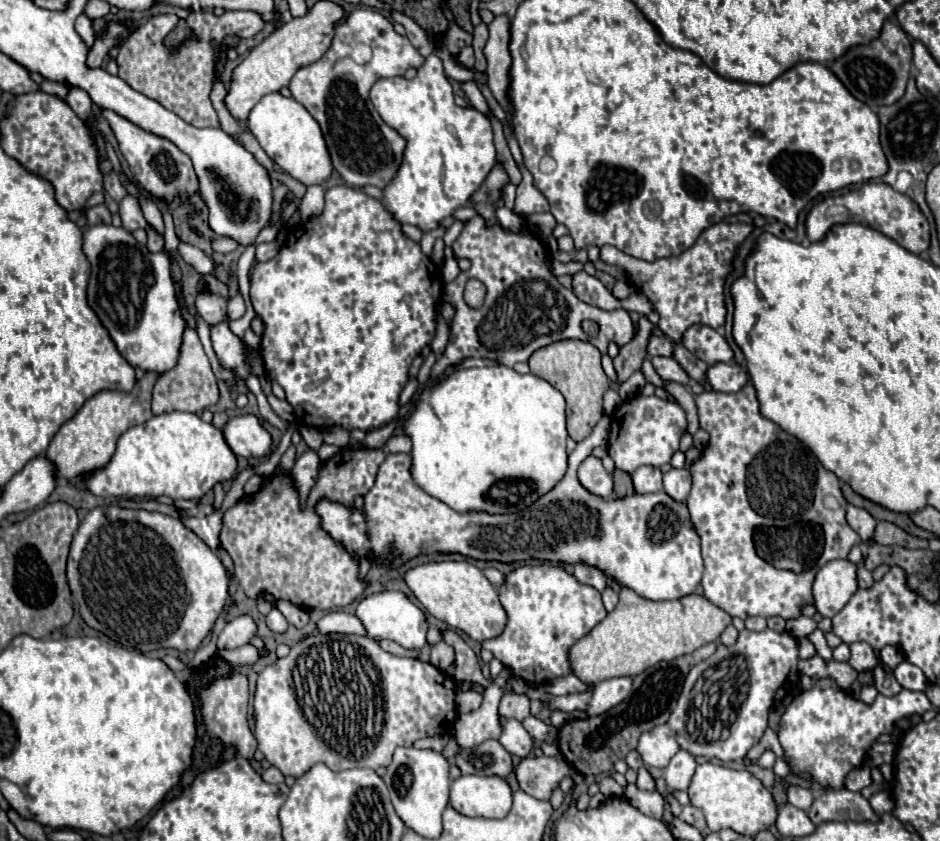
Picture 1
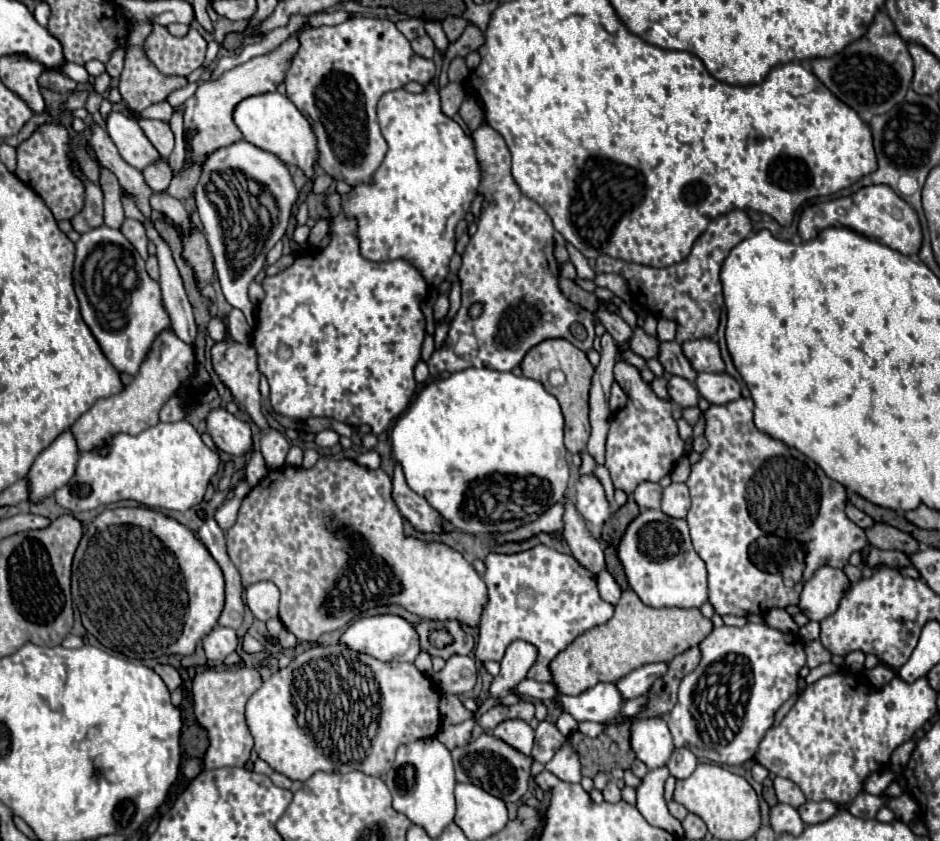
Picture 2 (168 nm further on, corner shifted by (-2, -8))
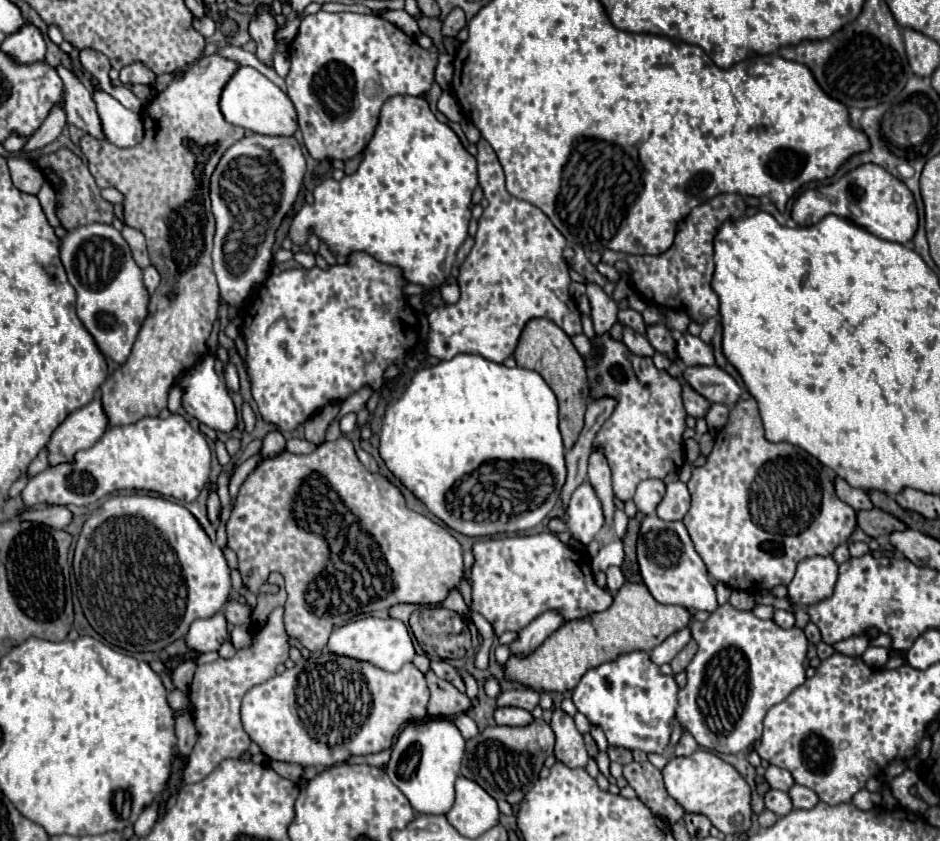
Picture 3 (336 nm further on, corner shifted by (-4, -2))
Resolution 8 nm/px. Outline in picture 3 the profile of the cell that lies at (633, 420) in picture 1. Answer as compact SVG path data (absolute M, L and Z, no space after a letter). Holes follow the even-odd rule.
M610 334L594 336L590 342L592 354L584 356L590 398L616 400L616 408L598 430L592 450L602 448L612 470L614 494L618 500L628 502L638 482L646 478L664 478L684 464L682 434L686 430L686 410L682 404L682 382L672 378L666 370L658 370L652 358L632 354L624 342L614 340Z

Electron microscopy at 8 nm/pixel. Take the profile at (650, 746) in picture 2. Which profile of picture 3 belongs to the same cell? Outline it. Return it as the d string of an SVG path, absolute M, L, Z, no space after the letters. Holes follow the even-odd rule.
M634 650L588 670L574 688L572 700L592 724L602 726L610 746L662 754L670 742L672 718L676 716L678 684L674 676L660 672L648 652Z

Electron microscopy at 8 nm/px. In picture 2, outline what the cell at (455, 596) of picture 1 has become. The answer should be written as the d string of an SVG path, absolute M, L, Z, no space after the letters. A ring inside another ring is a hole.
M322 456L310 470L292 468L292 466L284 466L284 468L272 470L242 500L242 506L240 506L240 512L238 512L238 520L226 532L230 560L240 570L240 576L242 576L242 584L244 586L252 586L252 584L262 582L262 580L274 582L278 586L278 590L280 590L280 620L282 620L282 624L292 634L296 634L298 640L302 640L302 642L314 642L324 632L336 630L342 624L346 624L342 618L348 618L348 620L352 618L354 620L360 612L364 612L368 608L374 608L374 606L380 606L380 604L400 604L408 612L414 612L414 614L418 614L424 620L440 620L440 622L444 622L444 620L458 620L460 624L466 624L466 626L472 626L472 628L476 628L480 624L480 620L482 620L482 608L486 606L486 584L484 584L484 580L476 574L474 566L468 564L462 558L462 554L454 552L446 544L440 544L440 542L424 544L424 542L420 542L416 538L406 538L404 536L404 518L400 522L400 512L398 512L398 508L394 506L394 502L390 498L390 490L392 490L392 482L390 482L390 476L384 470L380 470L380 468L378 470L364 468L358 462L348 460L348 458L334 460L334 458Z

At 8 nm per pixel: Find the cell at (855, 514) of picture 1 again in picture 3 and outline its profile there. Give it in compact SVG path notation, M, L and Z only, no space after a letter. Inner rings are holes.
M836 478L834 480L834 486L836 486L836 494L842 502L850 504L854 510L870 510L872 508L872 502L868 498L868 492L866 490L860 490L860 488L852 488L846 480L842 478Z

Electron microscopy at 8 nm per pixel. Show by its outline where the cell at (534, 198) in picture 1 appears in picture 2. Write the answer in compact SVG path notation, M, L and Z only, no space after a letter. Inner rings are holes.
M482 124L472 132L472 138L482 166L480 192L486 196L486 208L478 220L478 232L470 238L462 254L458 272L462 280L462 306L450 324L444 348L434 352L428 360L430 376L438 378L442 372L460 372L472 366L470 360L458 358L452 350L462 334L476 336L478 360L482 366L498 372L512 372L530 348L552 338L564 338L584 352L592 350L596 338L594 314L570 302L558 288L558 262L552 252L554 226L550 216L546 216L534 200L522 196L522 190L514 184L514 176L510 176L510 150L502 136L488 124ZM472 302L484 304L484 312L476 320L468 316L468 306ZM574 322L586 326L588 338L584 342L570 334Z

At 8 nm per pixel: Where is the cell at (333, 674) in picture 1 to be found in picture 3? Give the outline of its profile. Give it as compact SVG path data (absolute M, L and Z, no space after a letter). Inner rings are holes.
M322 652L314 658L298 662L284 674L278 674L268 682L258 684L250 692L246 692L240 716L250 740L254 740L262 748L264 756L268 756L270 760L324 768L336 762L344 762L348 754L364 756L388 750L392 746L394 736L404 724L408 724L412 718L426 718L428 696L430 694L424 674L412 662L404 664L398 672L392 674L368 662L356 662L344 656Z

